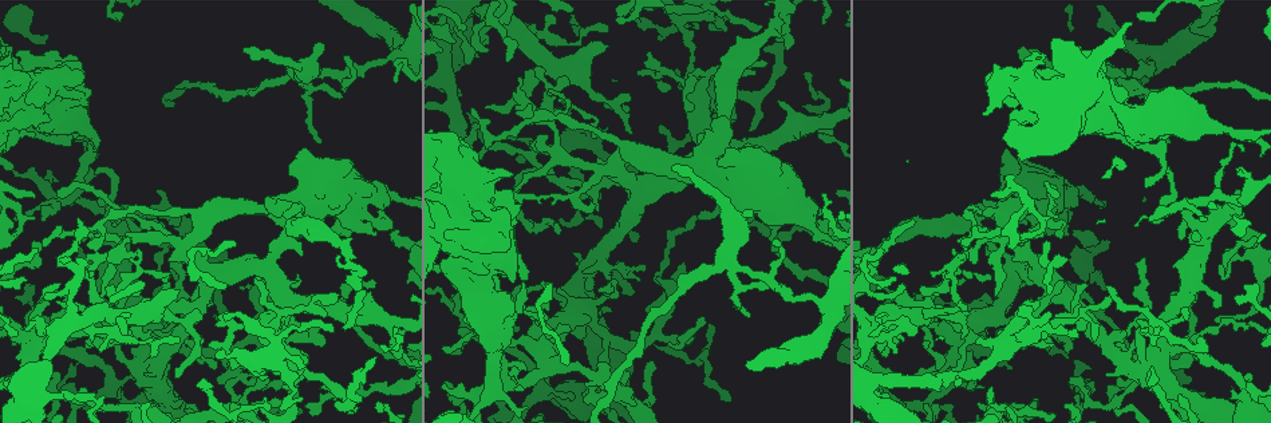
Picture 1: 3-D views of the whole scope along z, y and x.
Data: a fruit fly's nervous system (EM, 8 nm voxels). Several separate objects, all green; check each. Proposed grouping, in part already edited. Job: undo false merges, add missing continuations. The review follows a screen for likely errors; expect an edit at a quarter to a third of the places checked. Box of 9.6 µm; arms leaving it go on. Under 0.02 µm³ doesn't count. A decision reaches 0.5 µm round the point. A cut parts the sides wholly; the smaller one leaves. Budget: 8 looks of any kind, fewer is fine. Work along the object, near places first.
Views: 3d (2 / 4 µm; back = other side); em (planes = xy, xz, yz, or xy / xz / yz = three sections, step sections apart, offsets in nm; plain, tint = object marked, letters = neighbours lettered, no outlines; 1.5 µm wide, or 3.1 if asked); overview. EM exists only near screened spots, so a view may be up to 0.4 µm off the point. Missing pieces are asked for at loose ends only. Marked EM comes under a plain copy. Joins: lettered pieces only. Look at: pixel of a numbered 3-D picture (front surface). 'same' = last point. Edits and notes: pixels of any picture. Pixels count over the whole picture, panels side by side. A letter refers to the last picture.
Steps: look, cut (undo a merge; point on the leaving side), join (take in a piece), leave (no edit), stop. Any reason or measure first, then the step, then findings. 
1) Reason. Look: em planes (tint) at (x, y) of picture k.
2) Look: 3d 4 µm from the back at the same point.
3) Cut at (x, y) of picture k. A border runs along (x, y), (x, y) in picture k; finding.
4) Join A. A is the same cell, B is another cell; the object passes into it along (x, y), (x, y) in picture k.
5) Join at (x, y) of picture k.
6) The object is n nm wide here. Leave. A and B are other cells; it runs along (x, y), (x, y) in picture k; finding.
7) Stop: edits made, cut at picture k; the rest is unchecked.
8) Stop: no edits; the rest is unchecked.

Look: em yz step 8 (letters) at (32, 191) of picture 1.

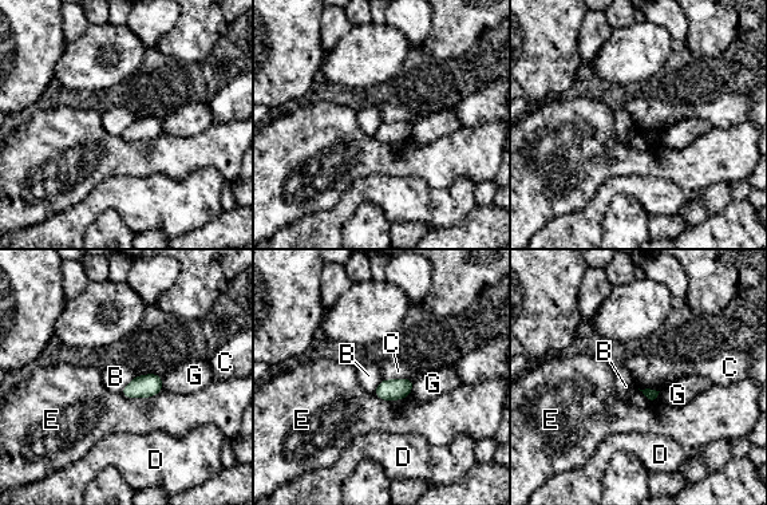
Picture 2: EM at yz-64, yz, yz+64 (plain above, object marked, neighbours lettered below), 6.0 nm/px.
Another direction. Look: em planes (letters) at the same point.

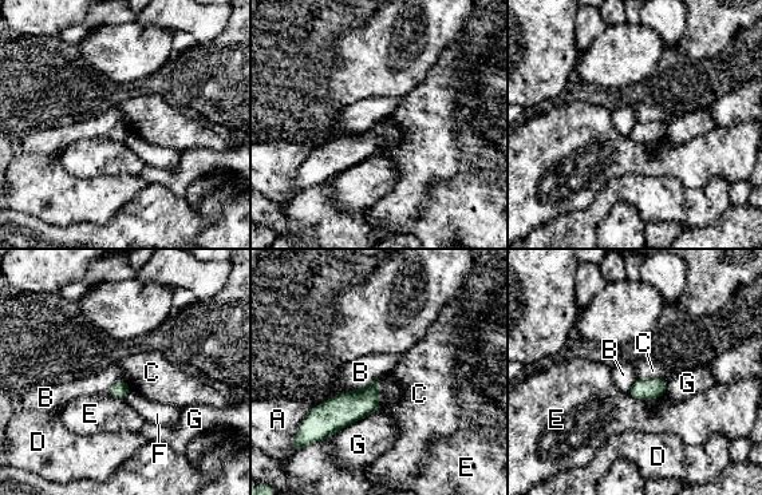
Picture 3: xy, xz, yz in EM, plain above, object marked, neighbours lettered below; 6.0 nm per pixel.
Leave. A, B, C, D, E, F and G are other cells; a border runs along (380, 377), (378, 381), (378, 408) in picture 3; no lettered piece goes on from it.

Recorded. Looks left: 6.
Sharp bend. Look: 3d 2 µm at (165, 324) of picture 1.

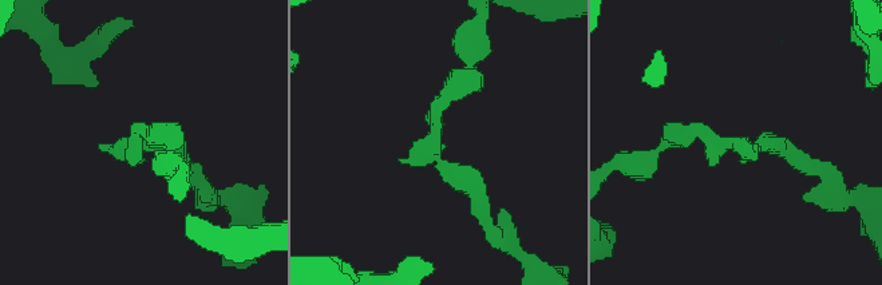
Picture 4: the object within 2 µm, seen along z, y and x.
Look: em planes (tint) at (130, 148) of picture 4.

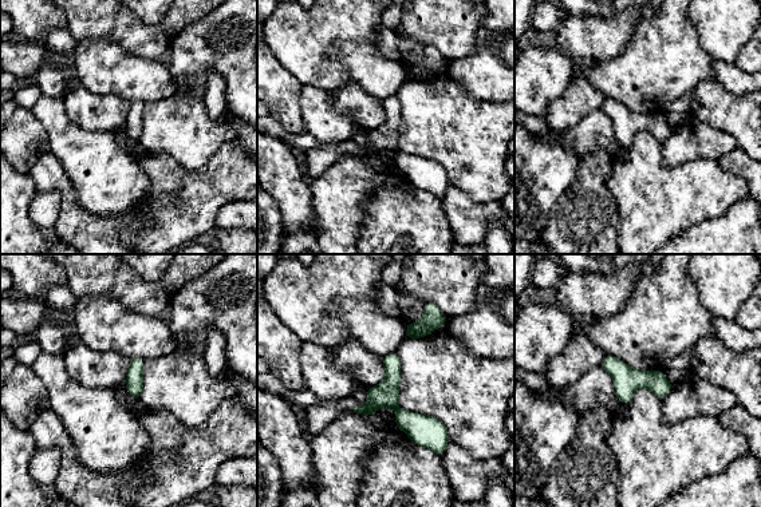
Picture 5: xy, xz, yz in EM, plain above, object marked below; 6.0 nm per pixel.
See the neighbours. Look: em planes (letters) at the same point.

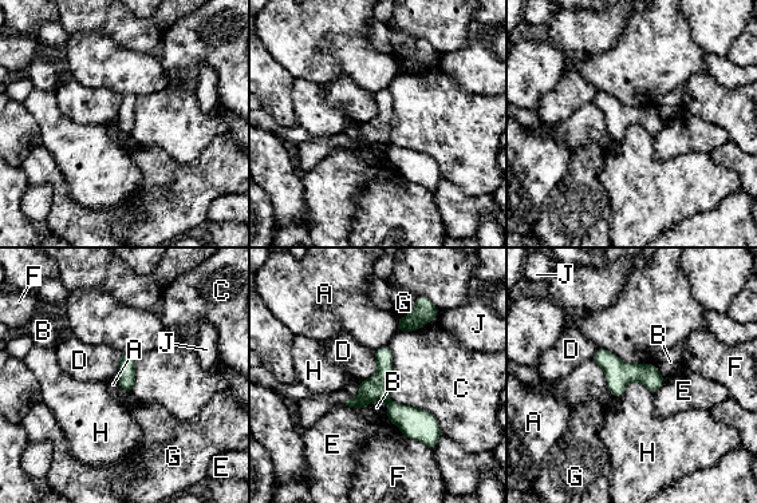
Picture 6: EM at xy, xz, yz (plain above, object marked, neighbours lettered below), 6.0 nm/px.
The longest contact is with C, 420 nm. Leave. A, B, C, D, E, F, G, H and J are other cells; it runs along (378, 352), (385, 397), (430, 436) in picture 6; all the same neuron.

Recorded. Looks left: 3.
Look: em yz step 4 (tint) at (389, 57) of picture 1.

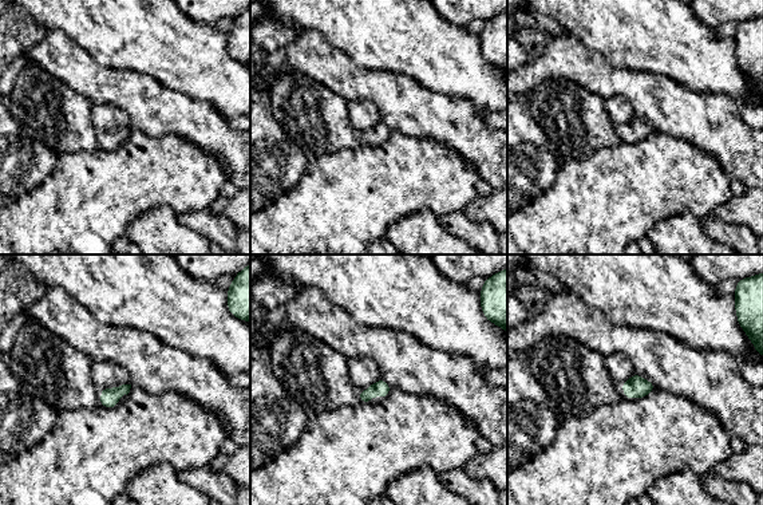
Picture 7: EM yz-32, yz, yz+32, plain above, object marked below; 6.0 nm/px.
Look: em xz step 8 (letters) at the same point.

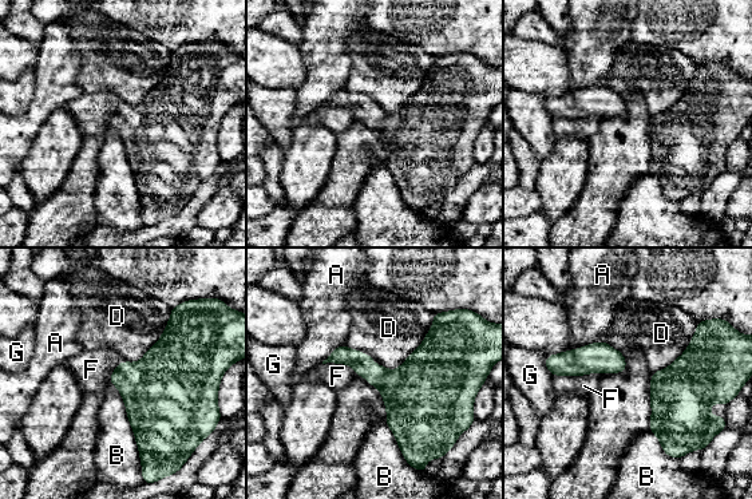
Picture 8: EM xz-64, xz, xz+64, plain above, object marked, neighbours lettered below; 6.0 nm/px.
Leave. A, B, D, F and G are other cells; continuous, no second neuron.

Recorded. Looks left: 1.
Stop: no edits; the rest is unchecked.

